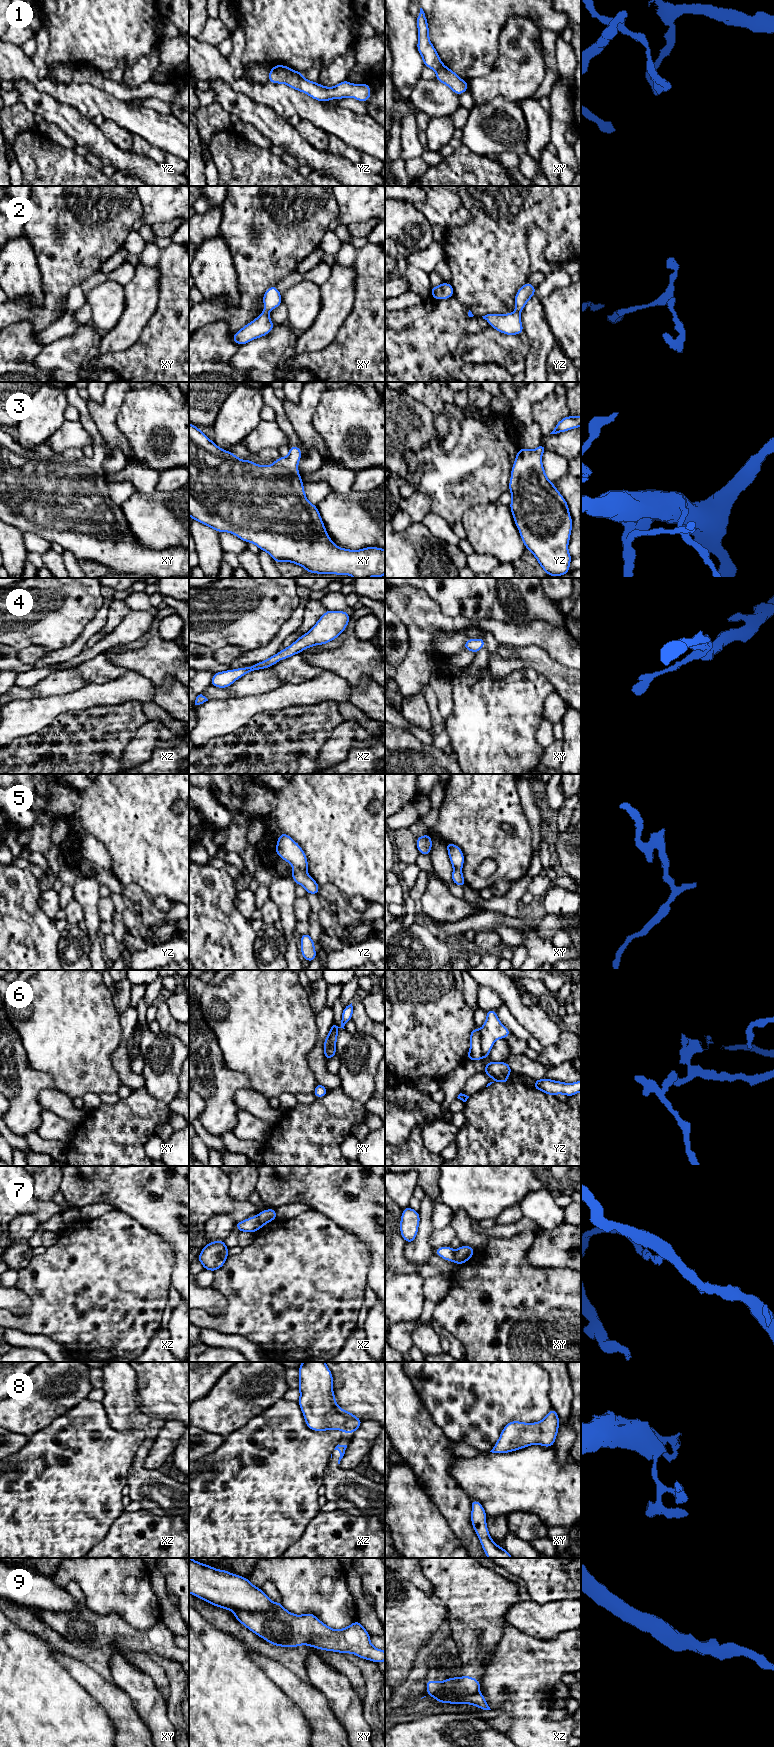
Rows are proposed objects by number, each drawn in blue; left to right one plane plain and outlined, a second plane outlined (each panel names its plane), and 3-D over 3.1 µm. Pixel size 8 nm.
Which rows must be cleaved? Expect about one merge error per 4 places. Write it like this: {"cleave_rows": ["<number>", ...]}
{"cleave_rows": ["1", "6", "7", "9"]}

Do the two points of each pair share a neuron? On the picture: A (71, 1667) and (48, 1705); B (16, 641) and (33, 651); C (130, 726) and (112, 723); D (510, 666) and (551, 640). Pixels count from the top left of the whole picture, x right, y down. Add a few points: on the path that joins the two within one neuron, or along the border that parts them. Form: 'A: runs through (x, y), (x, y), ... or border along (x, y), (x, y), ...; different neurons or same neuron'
A: border along (52, 1654), (84, 1688); different neurons
B: border along (18, 650), (28, 646), (42, 646), (48, 652); different neurons
C: runs through (126, 726), (116, 726); same neuron
D: border along (518, 647), (537, 645), (558, 662); different neurons

